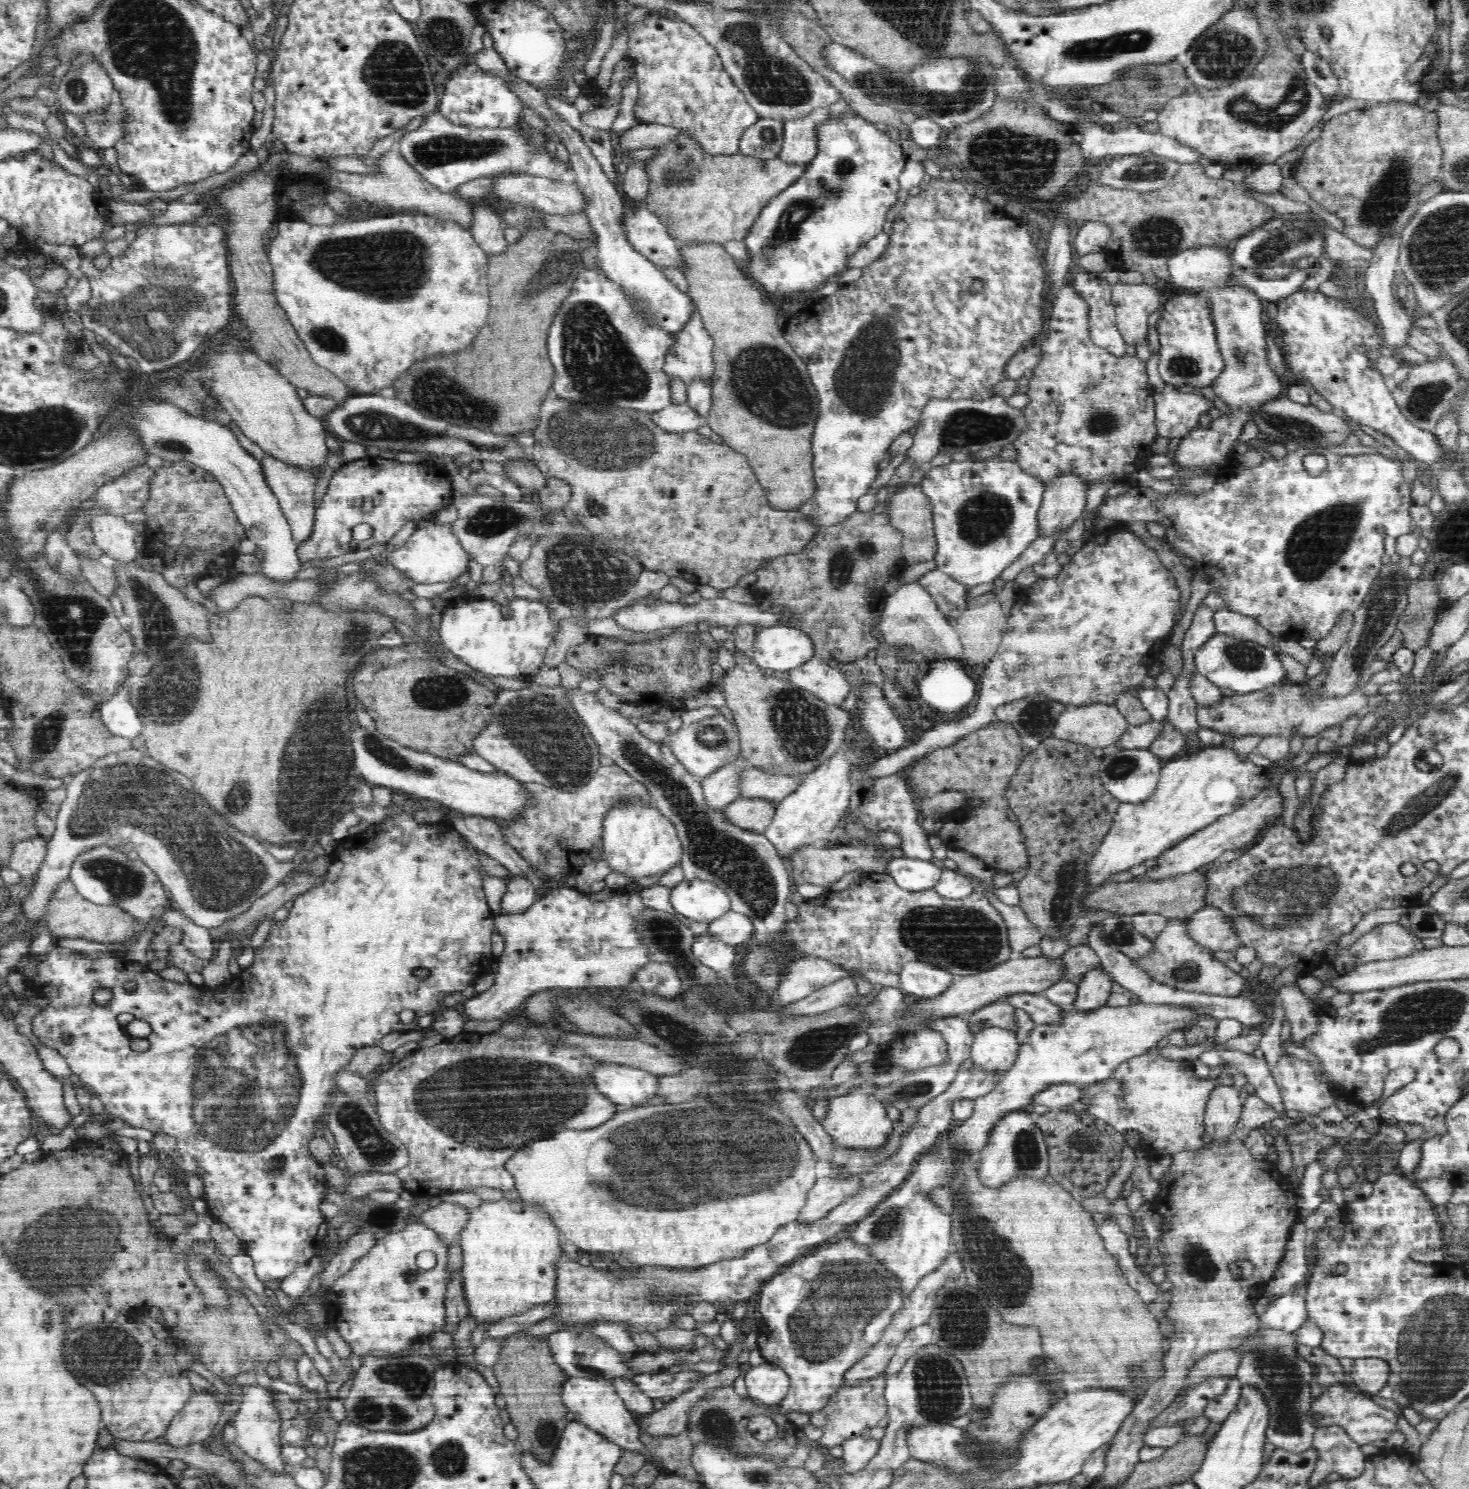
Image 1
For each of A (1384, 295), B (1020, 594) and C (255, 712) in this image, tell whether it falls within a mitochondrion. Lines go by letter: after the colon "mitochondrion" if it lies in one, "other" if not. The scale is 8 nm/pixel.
A: other
B: other
C: other

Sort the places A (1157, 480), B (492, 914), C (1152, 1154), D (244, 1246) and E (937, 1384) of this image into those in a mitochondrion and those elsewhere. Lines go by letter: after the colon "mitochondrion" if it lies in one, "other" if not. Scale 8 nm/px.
A: other
B: other
C: other
D: other
E: mitochondrion

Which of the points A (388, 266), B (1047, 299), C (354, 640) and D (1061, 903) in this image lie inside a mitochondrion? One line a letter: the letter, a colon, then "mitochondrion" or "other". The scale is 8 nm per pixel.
A: mitochondrion
B: other
C: mitochondrion
D: mitochondrion

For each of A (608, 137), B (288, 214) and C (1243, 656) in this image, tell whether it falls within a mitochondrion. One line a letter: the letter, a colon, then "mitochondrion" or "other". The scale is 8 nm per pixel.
A: other
B: other
C: mitochondrion

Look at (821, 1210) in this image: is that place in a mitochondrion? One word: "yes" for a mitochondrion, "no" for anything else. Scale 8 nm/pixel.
no

